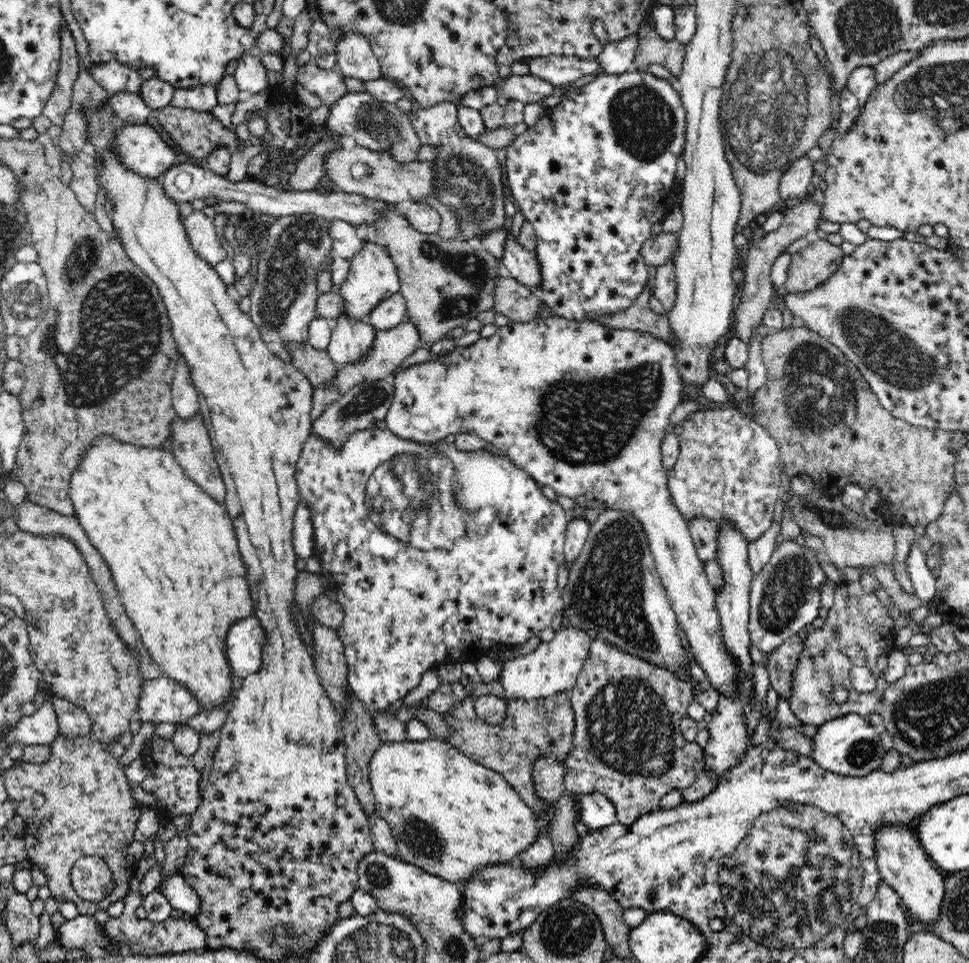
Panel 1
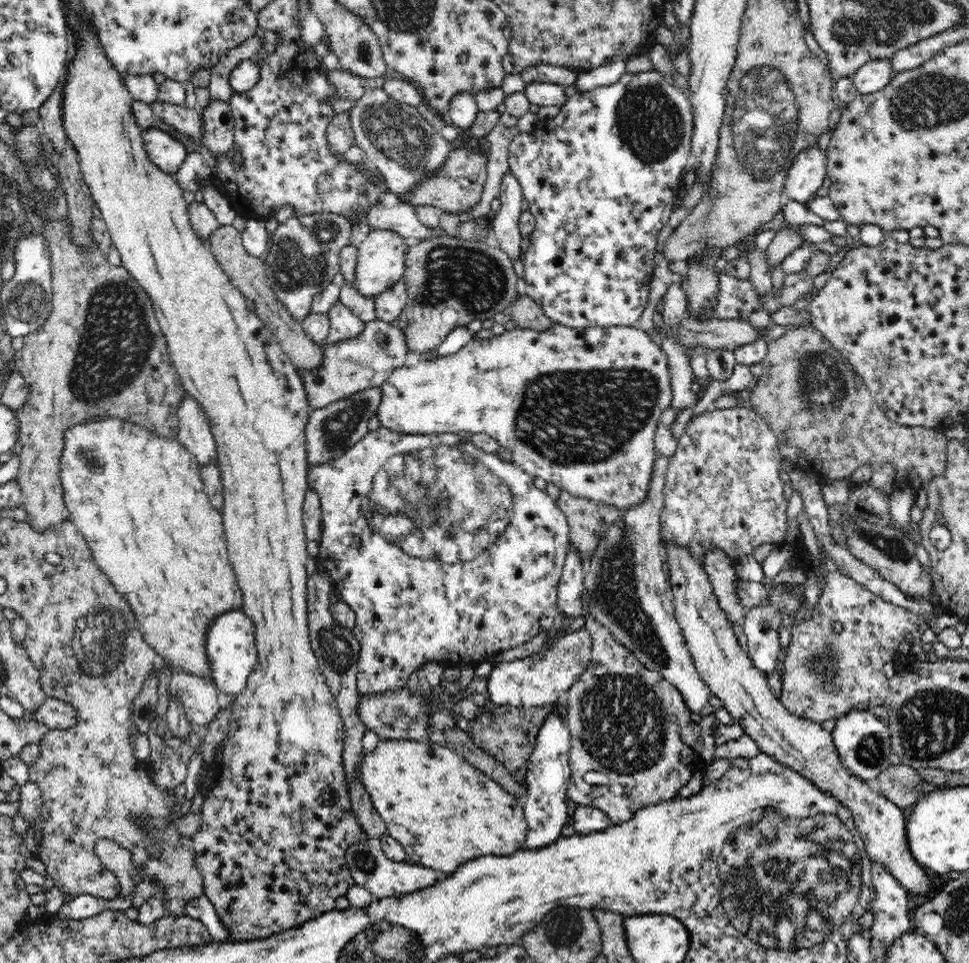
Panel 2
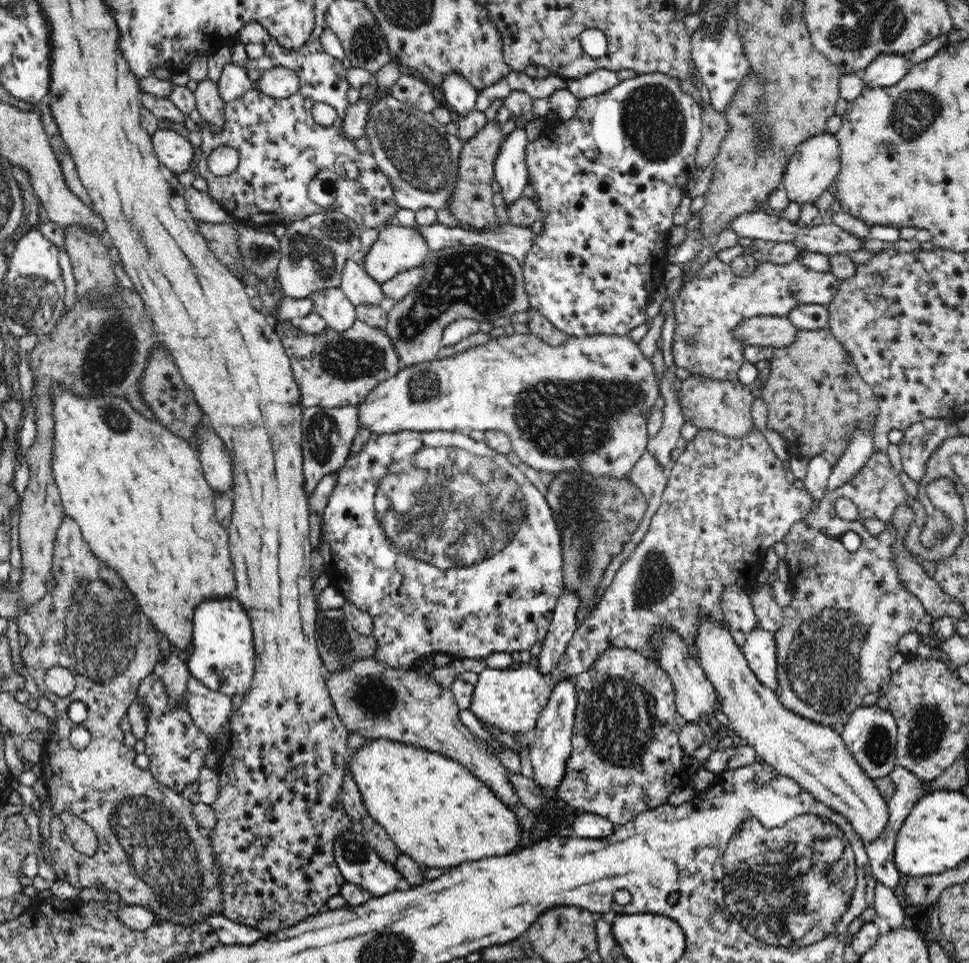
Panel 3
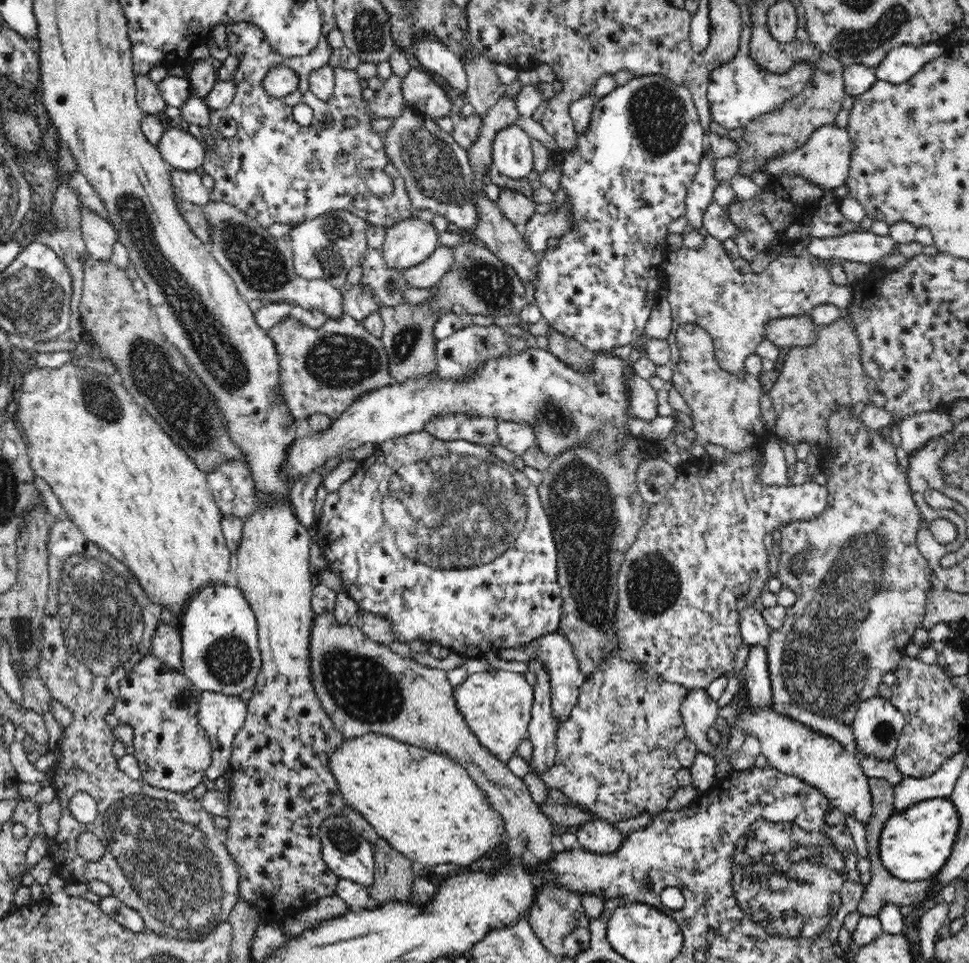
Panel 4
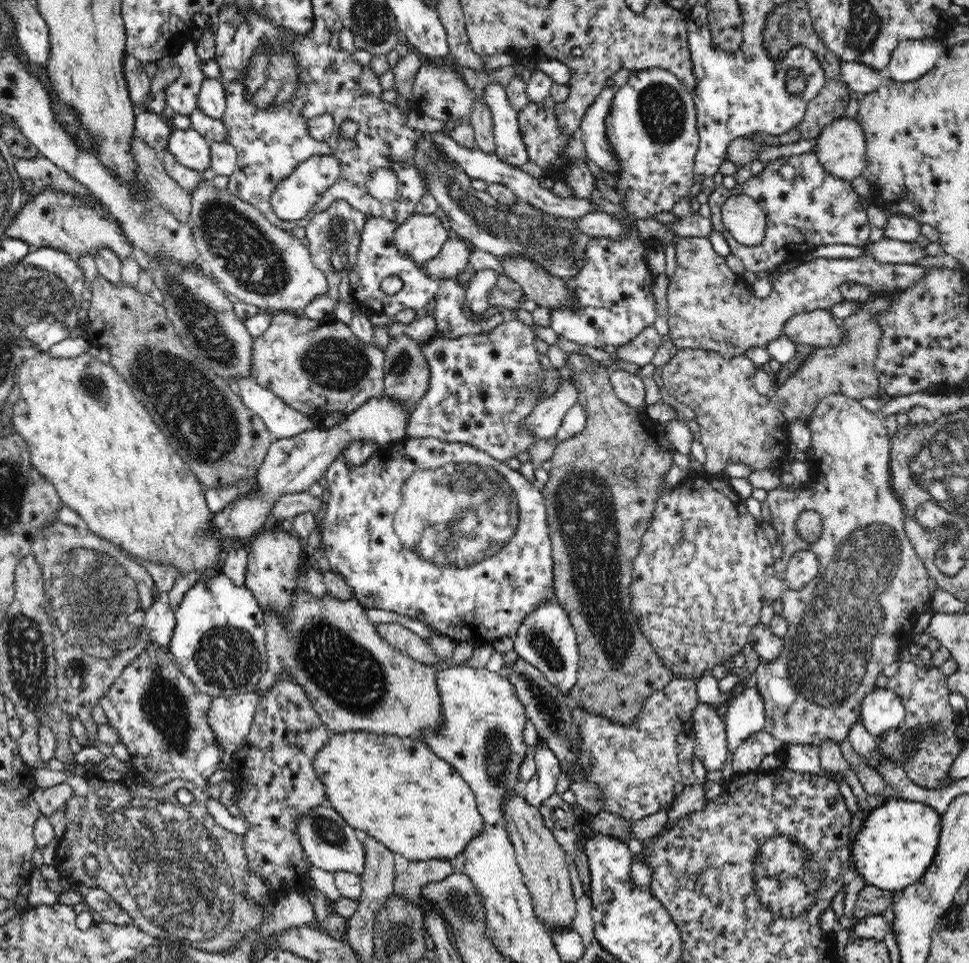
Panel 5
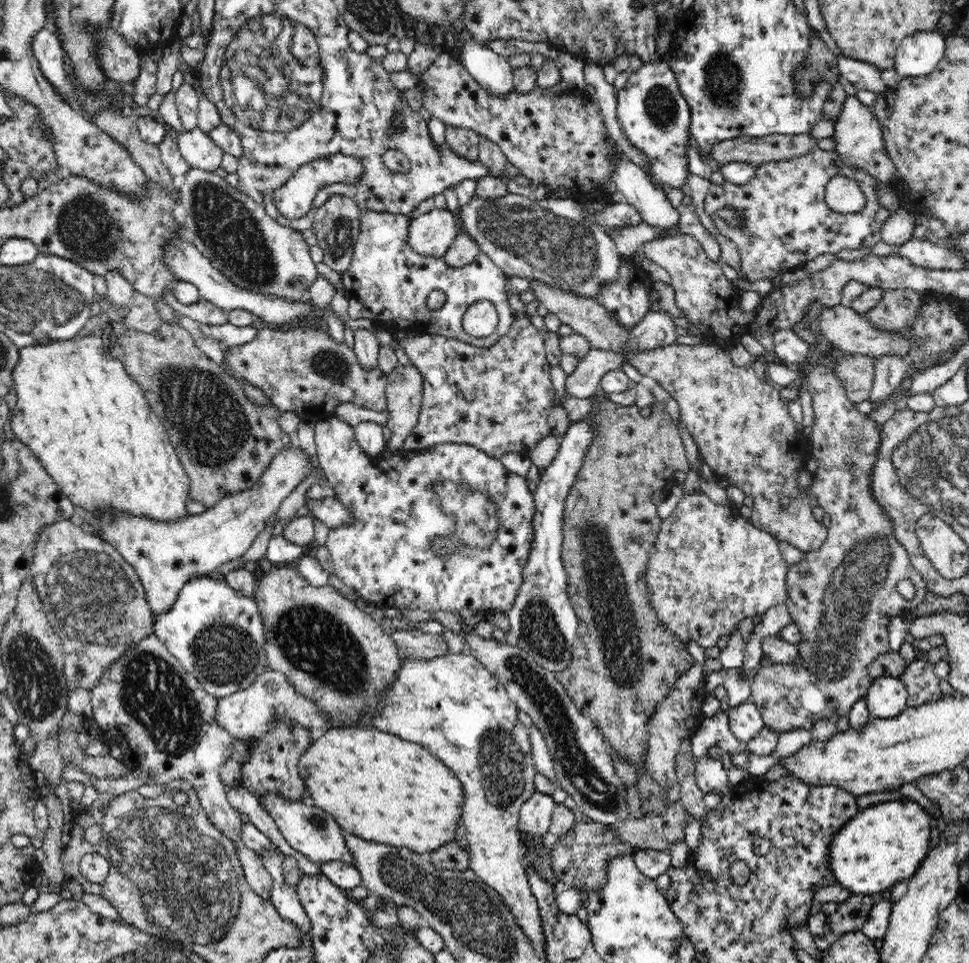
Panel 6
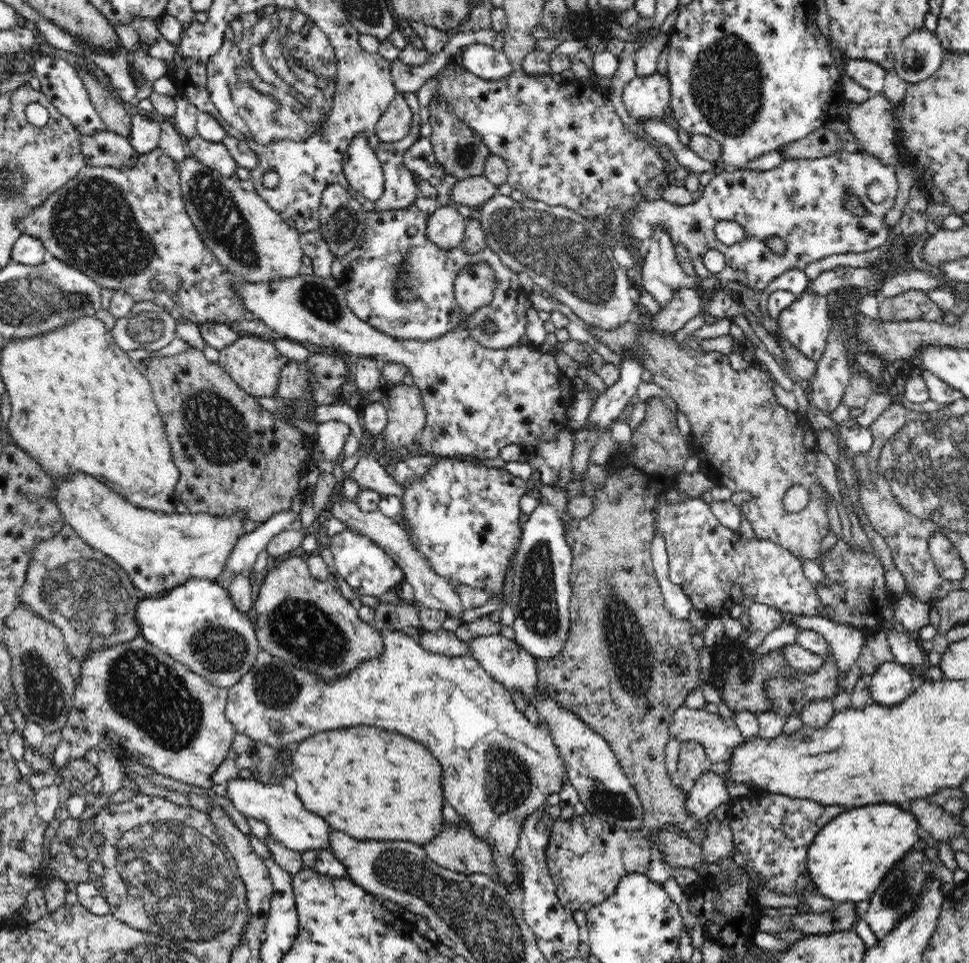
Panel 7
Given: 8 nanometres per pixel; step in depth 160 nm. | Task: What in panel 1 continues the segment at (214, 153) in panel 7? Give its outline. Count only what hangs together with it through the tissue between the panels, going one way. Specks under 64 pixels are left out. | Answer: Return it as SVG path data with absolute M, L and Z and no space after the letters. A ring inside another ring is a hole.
M122 124L115 139L115 153L124 168L130 168L135 174L145 178L160 179L170 168L174 167L177 153L162 140L162 136L146 125Z

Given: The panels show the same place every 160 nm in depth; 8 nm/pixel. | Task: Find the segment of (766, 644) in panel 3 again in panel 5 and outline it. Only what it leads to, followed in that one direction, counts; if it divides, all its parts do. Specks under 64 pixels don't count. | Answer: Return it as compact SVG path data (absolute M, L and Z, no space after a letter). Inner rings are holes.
M750 681L742 694L733 698L727 706L727 751L722 768L722 785L736 774L732 768L732 756L738 746L752 734L763 731L765 721L766 709L763 698L756 688L755 681Z

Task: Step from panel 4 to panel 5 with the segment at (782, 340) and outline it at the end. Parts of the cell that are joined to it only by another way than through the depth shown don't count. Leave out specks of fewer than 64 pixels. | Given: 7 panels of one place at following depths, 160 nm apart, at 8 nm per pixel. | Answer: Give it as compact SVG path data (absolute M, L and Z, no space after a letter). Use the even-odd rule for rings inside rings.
M816 309L793 316L784 324L782 333L796 344L808 344L814 348L838 346L844 342L841 322L829 310Z

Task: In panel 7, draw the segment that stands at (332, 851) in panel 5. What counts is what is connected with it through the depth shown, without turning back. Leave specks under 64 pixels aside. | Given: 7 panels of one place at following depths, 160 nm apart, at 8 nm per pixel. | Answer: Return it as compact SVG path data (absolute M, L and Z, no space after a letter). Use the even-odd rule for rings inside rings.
M242 775L227 783L226 796L234 808L247 818L257 818L265 822L269 832L286 847L301 853L310 849L330 850L329 834L332 828L324 817L310 812L297 793L288 792L281 785L266 784L248 776L242 778Z

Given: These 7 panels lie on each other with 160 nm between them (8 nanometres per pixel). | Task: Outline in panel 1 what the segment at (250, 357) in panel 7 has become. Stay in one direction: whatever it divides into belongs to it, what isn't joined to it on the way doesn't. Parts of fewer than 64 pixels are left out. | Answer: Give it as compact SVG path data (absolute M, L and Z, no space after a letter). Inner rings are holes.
M408 318L387 331L377 330L372 346L360 360L338 367L335 376L336 384L332 388L321 388L321 386L314 388L313 403L310 410L312 421L318 418L328 405L336 402L350 388L365 381L391 380L395 369L408 358L408 355L418 350L421 346L420 333Z

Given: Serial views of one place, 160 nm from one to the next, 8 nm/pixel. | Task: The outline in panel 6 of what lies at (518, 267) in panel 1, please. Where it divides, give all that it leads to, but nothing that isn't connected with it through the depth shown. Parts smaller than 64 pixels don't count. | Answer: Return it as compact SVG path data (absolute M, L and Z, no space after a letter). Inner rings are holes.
M464 40L458 61L488 93L500 96L514 89L513 70L507 56L497 54L490 47Z

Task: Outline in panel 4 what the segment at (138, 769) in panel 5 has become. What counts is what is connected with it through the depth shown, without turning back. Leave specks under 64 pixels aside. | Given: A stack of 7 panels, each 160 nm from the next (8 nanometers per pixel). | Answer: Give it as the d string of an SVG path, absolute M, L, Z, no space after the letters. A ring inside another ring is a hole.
M152 653L144 656L134 668L120 680L118 698L113 708L113 716L120 724L132 727L134 731L134 753L143 779L153 787L188 793L202 782L206 768L211 764L211 744L208 733L199 724L197 713L200 708L199 688L193 686L189 678L180 671L172 669Z

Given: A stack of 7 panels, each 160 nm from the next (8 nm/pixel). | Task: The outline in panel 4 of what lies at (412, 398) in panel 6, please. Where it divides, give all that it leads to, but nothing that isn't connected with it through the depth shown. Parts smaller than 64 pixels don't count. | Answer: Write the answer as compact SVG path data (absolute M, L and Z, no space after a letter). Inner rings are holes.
M468 238L454 248L454 264L448 274L436 282L437 293L420 304L404 303L394 307L381 307L379 315L383 320L381 336L389 360L392 383L404 383L409 379L422 379L436 371L436 338L434 325L439 316L450 312L466 312L471 315L502 316L515 314L528 304L524 283L512 266L504 264L494 253L479 242Z

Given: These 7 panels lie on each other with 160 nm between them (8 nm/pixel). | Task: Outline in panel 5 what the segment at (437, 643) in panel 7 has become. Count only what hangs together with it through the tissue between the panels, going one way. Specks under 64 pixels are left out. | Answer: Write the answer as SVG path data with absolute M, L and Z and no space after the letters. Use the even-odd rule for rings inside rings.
M374 624L378 634L393 648L409 658L428 665L437 665L442 660L431 650L428 639L421 638L398 624Z

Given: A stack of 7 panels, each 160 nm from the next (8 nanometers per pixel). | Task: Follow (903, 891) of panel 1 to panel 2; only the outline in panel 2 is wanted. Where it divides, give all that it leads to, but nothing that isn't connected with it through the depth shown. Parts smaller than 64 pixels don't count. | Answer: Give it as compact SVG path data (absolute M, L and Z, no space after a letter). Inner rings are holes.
M553 322L548 330L536 330L516 327L503 334L490 338L472 338L458 352L448 356L440 356L434 360L422 359L412 367L395 369L386 382L383 383L382 396L378 405L376 416L382 427L394 432L407 434L434 434L473 432L486 433L496 439L500 446L510 450L511 461L521 466L524 471L534 478L543 478L547 483L552 482L576 497L586 498L618 508L632 508L638 506L646 497L648 485L652 478L652 469L655 463L655 430L660 423L660 416L666 408L670 407L672 400L672 377L670 377L667 358L658 346L638 325L568 328ZM661 540L661 544L663 559L666 559L664 568L670 585L670 595L673 599L673 608L678 625L681 627L695 667L698 669L702 680L708 683L712 694L721 699L723 707L732 715L735 723L744 729L746 735L752 737L752 740L759 747L759 752L763 752L776 762L795 770L800 776L810 780L822 792L829 792L851 812L853 822L857 826L862 843L865 845L865 851L872 863L884 865L894 875L894 879L900 881L900 885L904 885L908 893L920 896L920 894L930 892L932 883L924 871L926 868L918 865L909 851L907 815L905 815L904 810L888 800L882 793L878 794L876 790L872 790L864 779L852 775L848 768L842 765L830 732L824 730L820 723L787 712L779 697L772 692L772 688L768 685L765 673L753 665L746 650L743 650L742 646L738 644L734 631L732 631L733 624L726 617L724 611L720 609L720 603L714 595L714 589L712 589L702 561L694 558L692 553L683 546L665 544L663 540Z

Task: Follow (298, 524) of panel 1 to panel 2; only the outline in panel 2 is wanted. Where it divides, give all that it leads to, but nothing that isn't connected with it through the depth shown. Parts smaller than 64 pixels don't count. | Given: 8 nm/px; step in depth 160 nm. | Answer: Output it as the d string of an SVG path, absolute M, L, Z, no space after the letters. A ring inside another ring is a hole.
M308 489L303 504L304 531L306 531L306 552L316 558L322 538L322 515L320 515L320 495Z

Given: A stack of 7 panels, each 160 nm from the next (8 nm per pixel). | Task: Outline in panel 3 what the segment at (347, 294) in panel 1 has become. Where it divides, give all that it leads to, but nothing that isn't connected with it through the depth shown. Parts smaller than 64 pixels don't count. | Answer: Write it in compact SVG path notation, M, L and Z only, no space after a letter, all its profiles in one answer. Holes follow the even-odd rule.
M386 225L377 237L362 267L380 285L423 264L430 252L425 237L414 227Z

